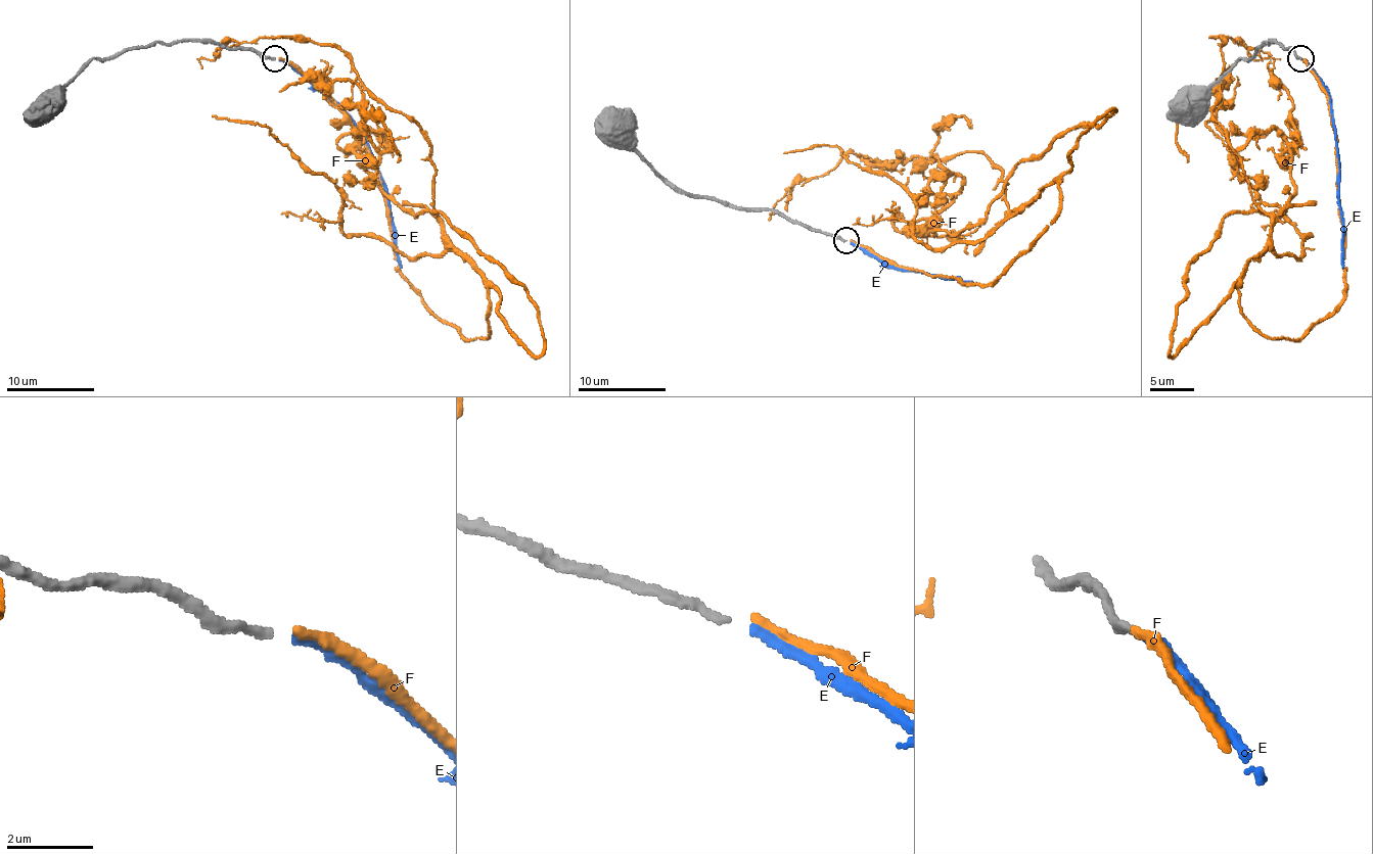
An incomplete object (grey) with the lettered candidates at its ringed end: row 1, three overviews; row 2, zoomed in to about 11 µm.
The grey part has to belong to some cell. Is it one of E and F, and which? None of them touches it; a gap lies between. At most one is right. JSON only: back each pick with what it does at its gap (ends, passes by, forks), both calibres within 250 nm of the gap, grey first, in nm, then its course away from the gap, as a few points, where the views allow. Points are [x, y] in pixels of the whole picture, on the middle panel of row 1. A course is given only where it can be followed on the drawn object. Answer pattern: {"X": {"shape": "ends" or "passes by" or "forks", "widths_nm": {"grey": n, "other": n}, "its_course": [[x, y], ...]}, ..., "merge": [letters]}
{"E": {"shape": "ends", "widths_nm": {"grey": 170, "other": 200}, "its_course": [[850, 241], [896, 267], [972, 282]]}, "merge": ["E"]}

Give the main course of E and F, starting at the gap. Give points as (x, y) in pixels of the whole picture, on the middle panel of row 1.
E: (850, 241), (896, 267), (972, 282)
F: (850, 241), (992, 285), (1055, 215), (1059, 182), (1011, 210), (984, 153), (867, 164), (850, 151), (773, 215)

